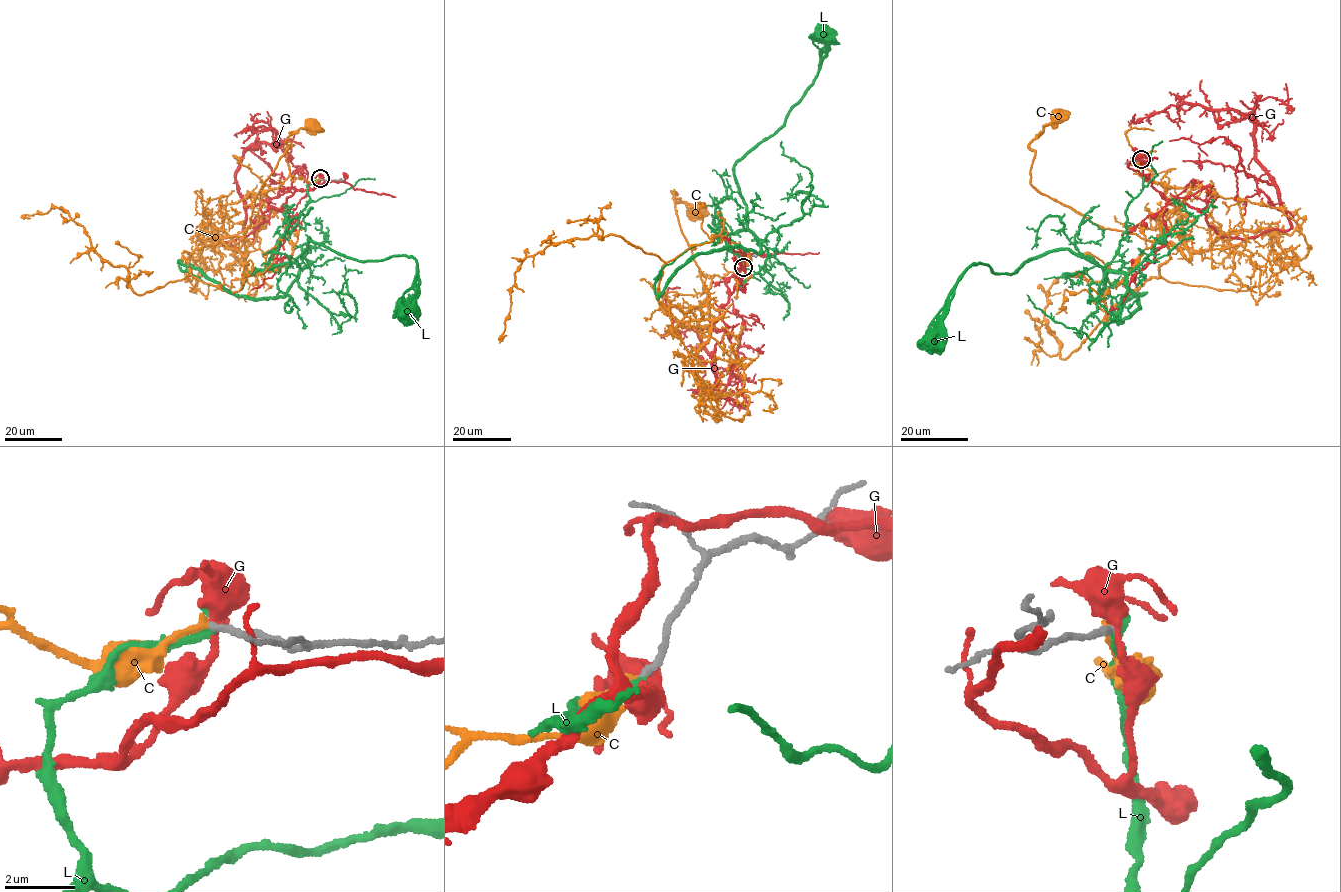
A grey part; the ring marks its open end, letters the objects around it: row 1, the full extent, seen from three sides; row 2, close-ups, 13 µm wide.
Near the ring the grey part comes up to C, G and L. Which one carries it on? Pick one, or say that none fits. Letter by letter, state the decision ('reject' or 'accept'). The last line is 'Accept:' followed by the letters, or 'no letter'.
C: accept
G: reject
L: reject
Accept: C

